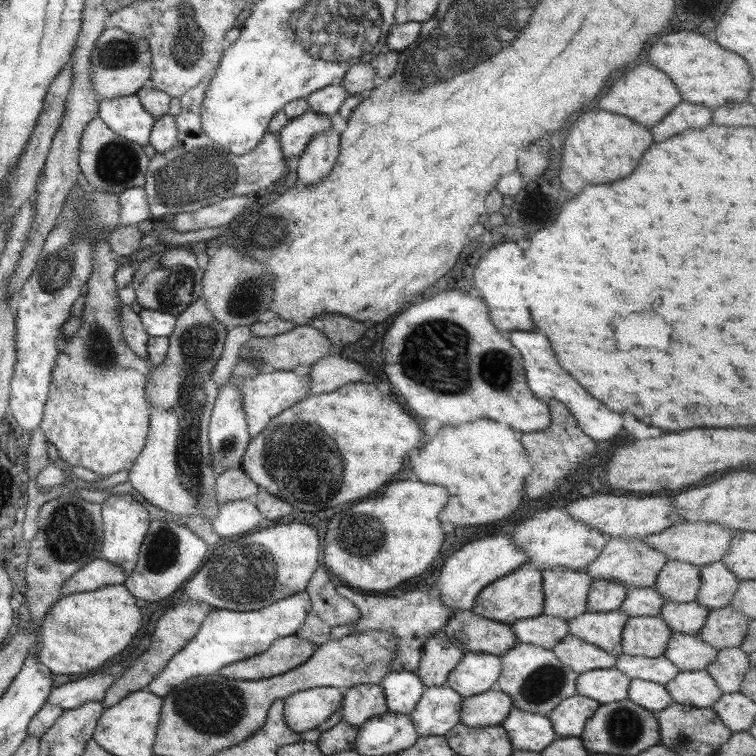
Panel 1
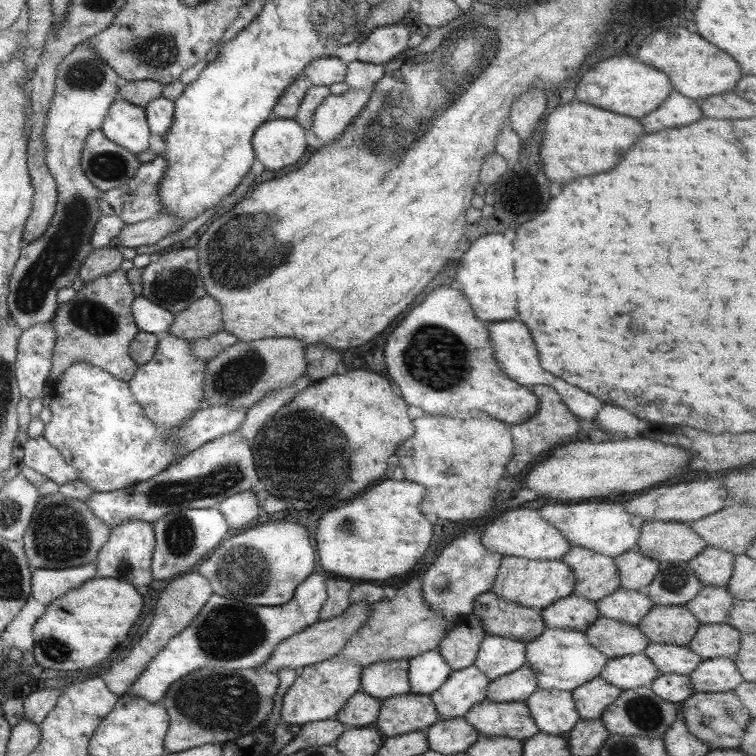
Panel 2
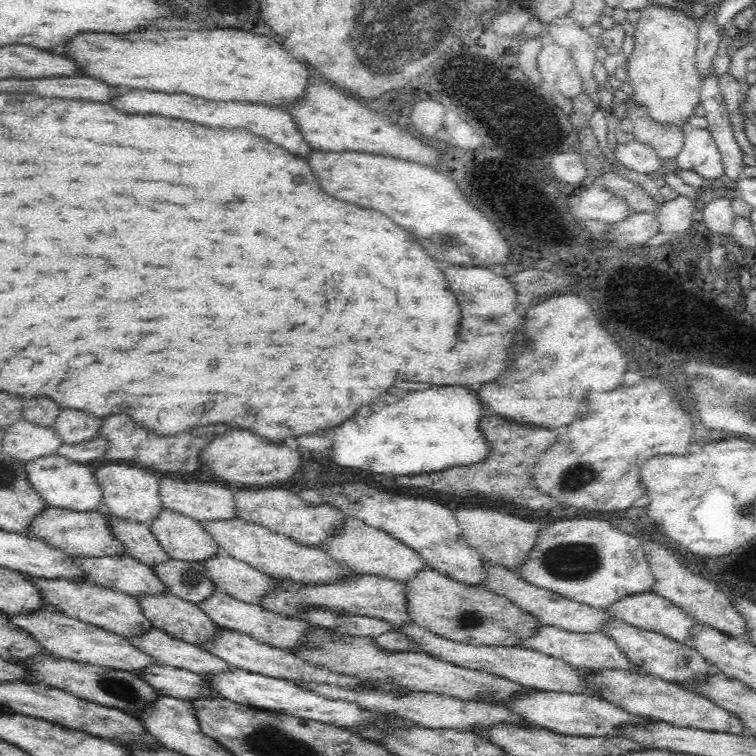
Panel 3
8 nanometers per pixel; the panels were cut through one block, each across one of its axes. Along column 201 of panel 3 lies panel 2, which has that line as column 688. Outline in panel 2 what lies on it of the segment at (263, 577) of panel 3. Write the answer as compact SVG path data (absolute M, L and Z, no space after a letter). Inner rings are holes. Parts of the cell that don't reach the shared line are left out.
M706 546L697 556L688 560L687 566L695 573L701 586L720 587L727 584L733 572L733 558L733 553Z

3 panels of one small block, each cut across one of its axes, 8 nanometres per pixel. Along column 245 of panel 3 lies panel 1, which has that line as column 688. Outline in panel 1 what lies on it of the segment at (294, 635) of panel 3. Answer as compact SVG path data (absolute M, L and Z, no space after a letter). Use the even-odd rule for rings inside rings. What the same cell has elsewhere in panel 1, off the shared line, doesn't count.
M666 601L661 605L658 616L667 623L671 632L693 635L703 626L708 611L697 601L684 603Z

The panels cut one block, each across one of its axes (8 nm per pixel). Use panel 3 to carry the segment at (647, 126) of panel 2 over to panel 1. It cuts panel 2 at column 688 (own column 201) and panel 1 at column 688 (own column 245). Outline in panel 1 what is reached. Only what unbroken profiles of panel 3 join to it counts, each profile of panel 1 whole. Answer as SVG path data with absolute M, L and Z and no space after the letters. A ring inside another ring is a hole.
M681 101L659 123L651 127L651 136L655 142L661 142L685 129L701 128L711 122L712 109Z

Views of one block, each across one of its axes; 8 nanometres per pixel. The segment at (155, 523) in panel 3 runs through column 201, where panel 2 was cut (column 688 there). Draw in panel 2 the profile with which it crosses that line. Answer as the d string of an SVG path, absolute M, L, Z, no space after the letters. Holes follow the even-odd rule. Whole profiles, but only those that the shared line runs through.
M644 521L635 542L635 549L641 555L657 563L687 563L705 547L705 541L687 523L677 521Z

